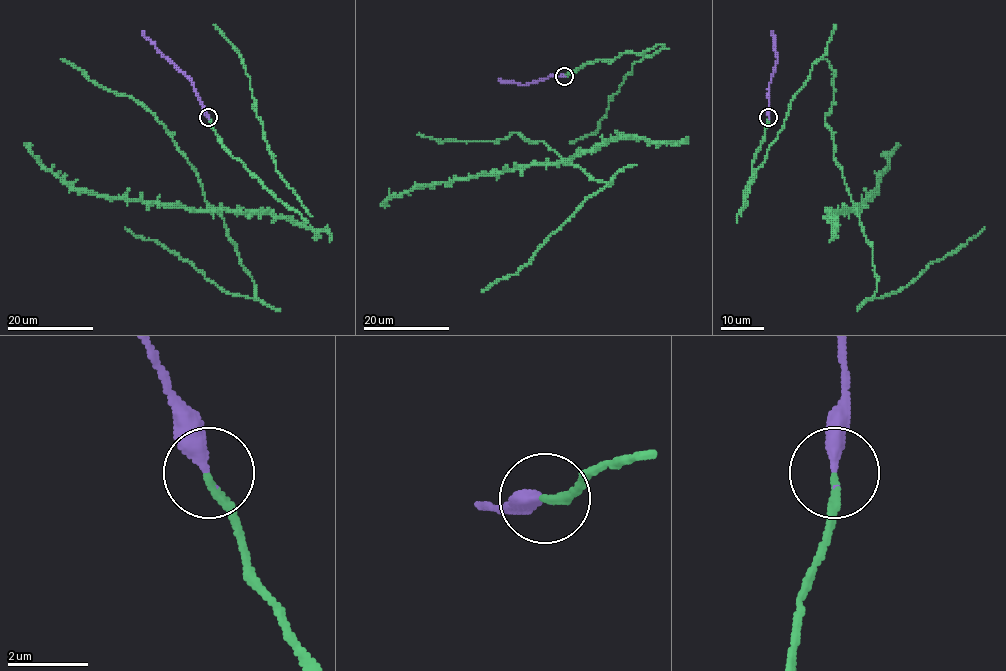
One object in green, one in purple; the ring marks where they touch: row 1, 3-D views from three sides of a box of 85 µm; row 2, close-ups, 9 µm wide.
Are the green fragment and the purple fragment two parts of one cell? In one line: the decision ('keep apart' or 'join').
join

